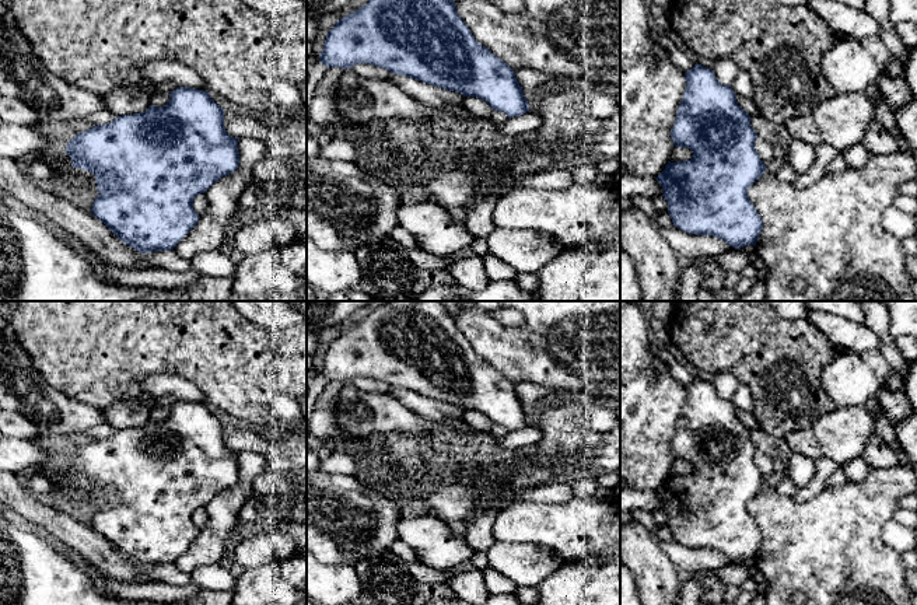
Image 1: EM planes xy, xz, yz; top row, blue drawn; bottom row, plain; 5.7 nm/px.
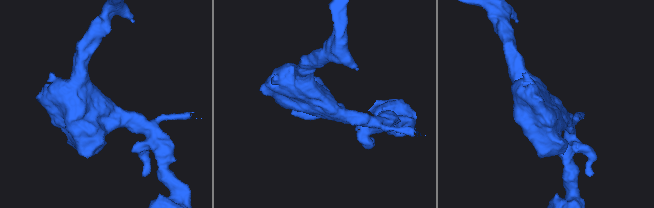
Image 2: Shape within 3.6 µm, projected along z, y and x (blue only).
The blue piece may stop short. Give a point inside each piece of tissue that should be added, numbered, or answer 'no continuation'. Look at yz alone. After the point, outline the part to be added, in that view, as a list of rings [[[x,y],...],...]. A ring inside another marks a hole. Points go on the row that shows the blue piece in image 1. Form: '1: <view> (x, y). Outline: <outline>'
no continuation

